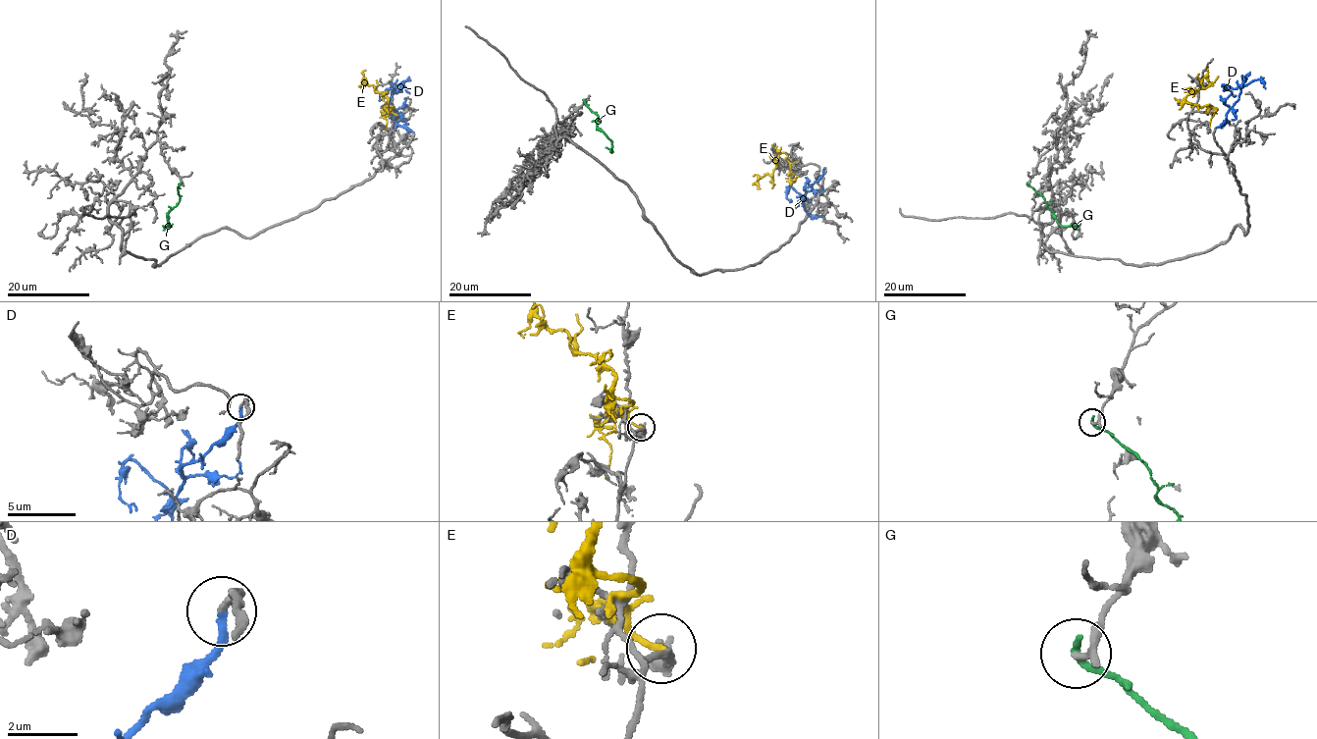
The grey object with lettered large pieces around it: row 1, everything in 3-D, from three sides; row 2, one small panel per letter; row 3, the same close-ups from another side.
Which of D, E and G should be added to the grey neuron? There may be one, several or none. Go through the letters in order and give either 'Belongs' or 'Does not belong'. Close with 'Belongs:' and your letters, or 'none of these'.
D: Belongs
E: Does not belong
G: Does not belong
Belongs: D

